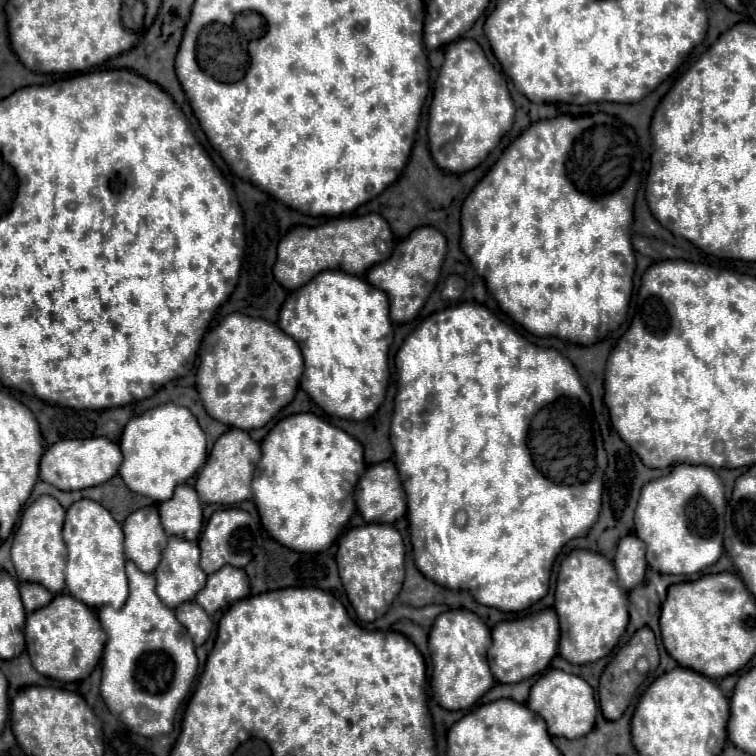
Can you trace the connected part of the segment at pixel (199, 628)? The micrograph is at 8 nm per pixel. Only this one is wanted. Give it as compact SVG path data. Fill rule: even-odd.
M186 602L184 606L178 606L174 612L176 612L178 622L192 636L194 644L202 646L208 640L210 632L212 632L212 620L210 620L210 616L196 602Z

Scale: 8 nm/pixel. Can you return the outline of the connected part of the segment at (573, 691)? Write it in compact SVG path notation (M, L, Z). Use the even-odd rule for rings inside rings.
M556 668L546 670L540 676L540 680L532 686L526 706L544 718L544 722L548 724L548 732L552 736L564 736L564 738L586 736L596 720L596 700L590 684L580 676Z

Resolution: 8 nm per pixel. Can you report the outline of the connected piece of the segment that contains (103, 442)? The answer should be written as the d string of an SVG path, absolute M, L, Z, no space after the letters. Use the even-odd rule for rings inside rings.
M84 438L84 440L60 440L52 444L40 460L40 480L56 486L58 490L76 492L108 482L120 468L120 446L108 438Z

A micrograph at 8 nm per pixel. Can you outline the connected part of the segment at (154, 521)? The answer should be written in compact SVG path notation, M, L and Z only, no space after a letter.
M148 506L130 514L124 522L124 536L124 552L128 560L136 562L136 566L140 566L144 572L154 572L168 542L158 518L158 510Z

